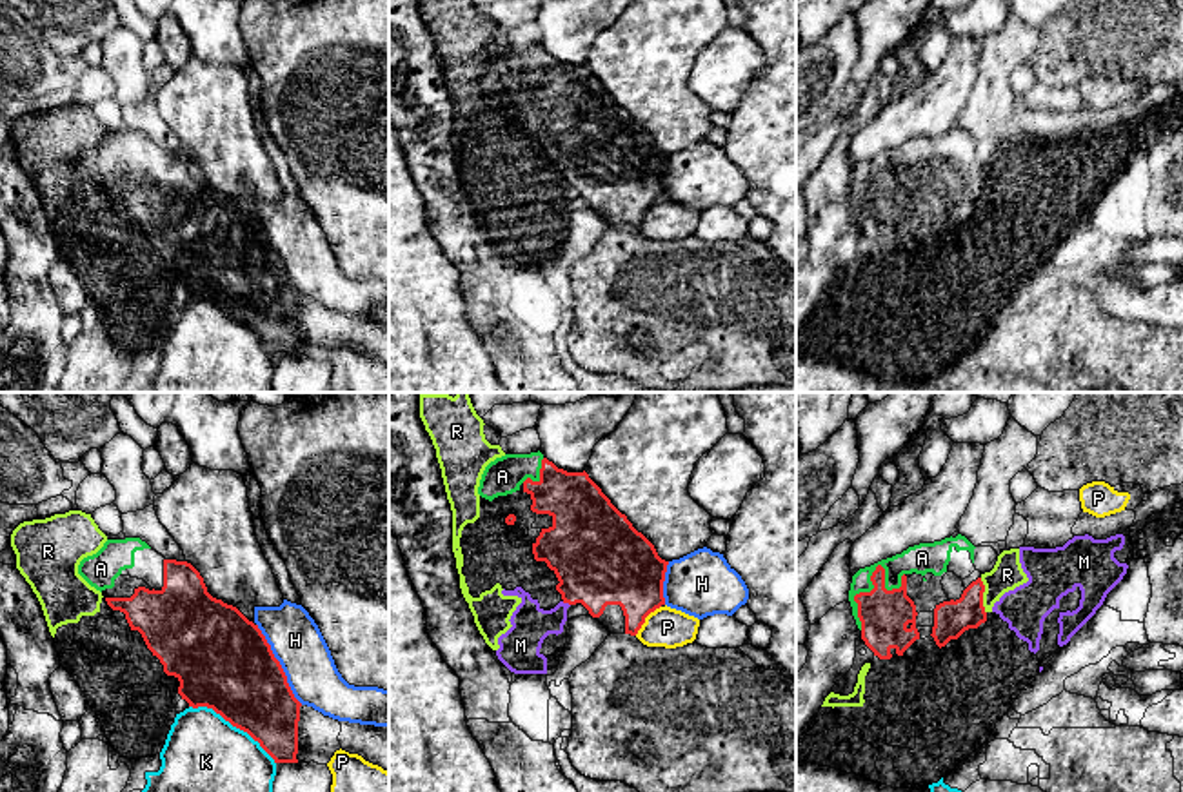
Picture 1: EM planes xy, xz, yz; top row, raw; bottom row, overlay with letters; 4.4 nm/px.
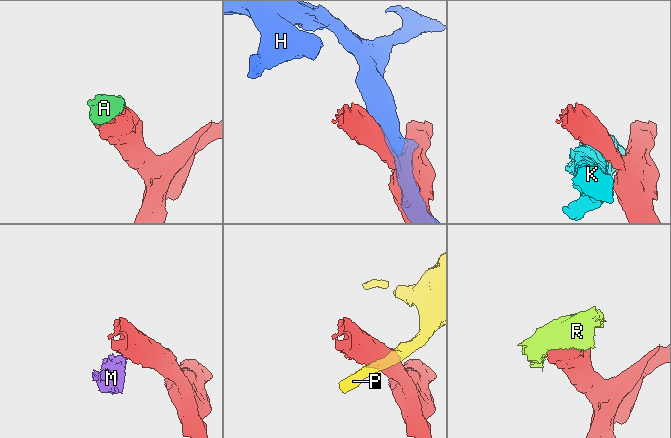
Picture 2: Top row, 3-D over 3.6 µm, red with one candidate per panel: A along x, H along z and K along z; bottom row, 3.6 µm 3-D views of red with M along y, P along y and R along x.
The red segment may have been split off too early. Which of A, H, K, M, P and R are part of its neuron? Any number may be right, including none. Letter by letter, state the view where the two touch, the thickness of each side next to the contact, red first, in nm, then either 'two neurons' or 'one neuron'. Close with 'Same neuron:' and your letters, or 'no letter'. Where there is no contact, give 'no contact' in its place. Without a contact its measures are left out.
A: yz | 220/130 nm | one neuron
H: xy | 420/220 nm | two neurons
K: xy | 400/480 nm | two neurons
M: xz | 400/170 nm | two neurons
P: xz | 320/180 nm | two neurons
R: yz | 160/140 nm | two neurons
Same neuron: A

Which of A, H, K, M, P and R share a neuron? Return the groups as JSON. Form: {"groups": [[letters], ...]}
{"groups": [["A"], ["H"], ["K"], ["M", "R"], ["P"]]}

